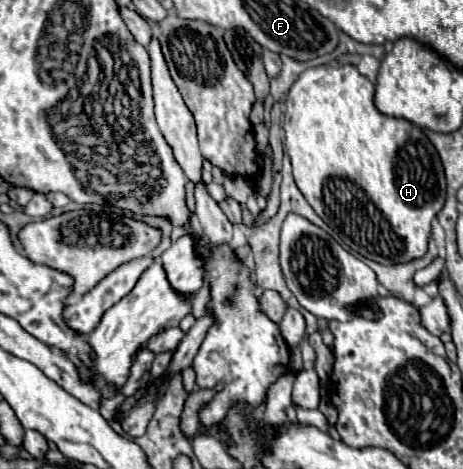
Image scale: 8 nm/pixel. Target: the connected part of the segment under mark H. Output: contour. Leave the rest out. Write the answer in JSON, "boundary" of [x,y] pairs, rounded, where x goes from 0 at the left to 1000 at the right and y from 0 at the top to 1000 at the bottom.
{"boundary":[[[691,139],[691,143],[661,147],[657,156],[648,156],[639,177],[626,186],[626,198],[622,198],[622,211],[618,211],[618,228],[613,228],[613,267],[609,267],[609,275],[618,284],[618,322],[622,322],[626,343],[631,343],[635,386],[639,386],[644,403],[652,407],[661,429],[674,437],[674,446],[739,510],[743,522],[752,522],[760,535],[778,539],[782,548],[790,548],[799,557],[812,557],[812,561],[825,561],[825,565],[881,561],[886,552],[907,552],[911,544],[920,544],[920,527],[924,527],[929,493],[933,493],[933,467],[955,450],[955,441],[963,433],[963,373],[959,373],[959,356],[955,356],[955,343],[946,335],[946,322],[937,318],[937,309],[929,305],[929,296],[916,288],[916,279],[907,271],[898,271],[894,262],[886,262],[877,254],[838,249],[838,245],[821,241],[808,228],[808,181],[795,173],[795,164],[778,160],[765,139],[739,139],[739,143]]]}

